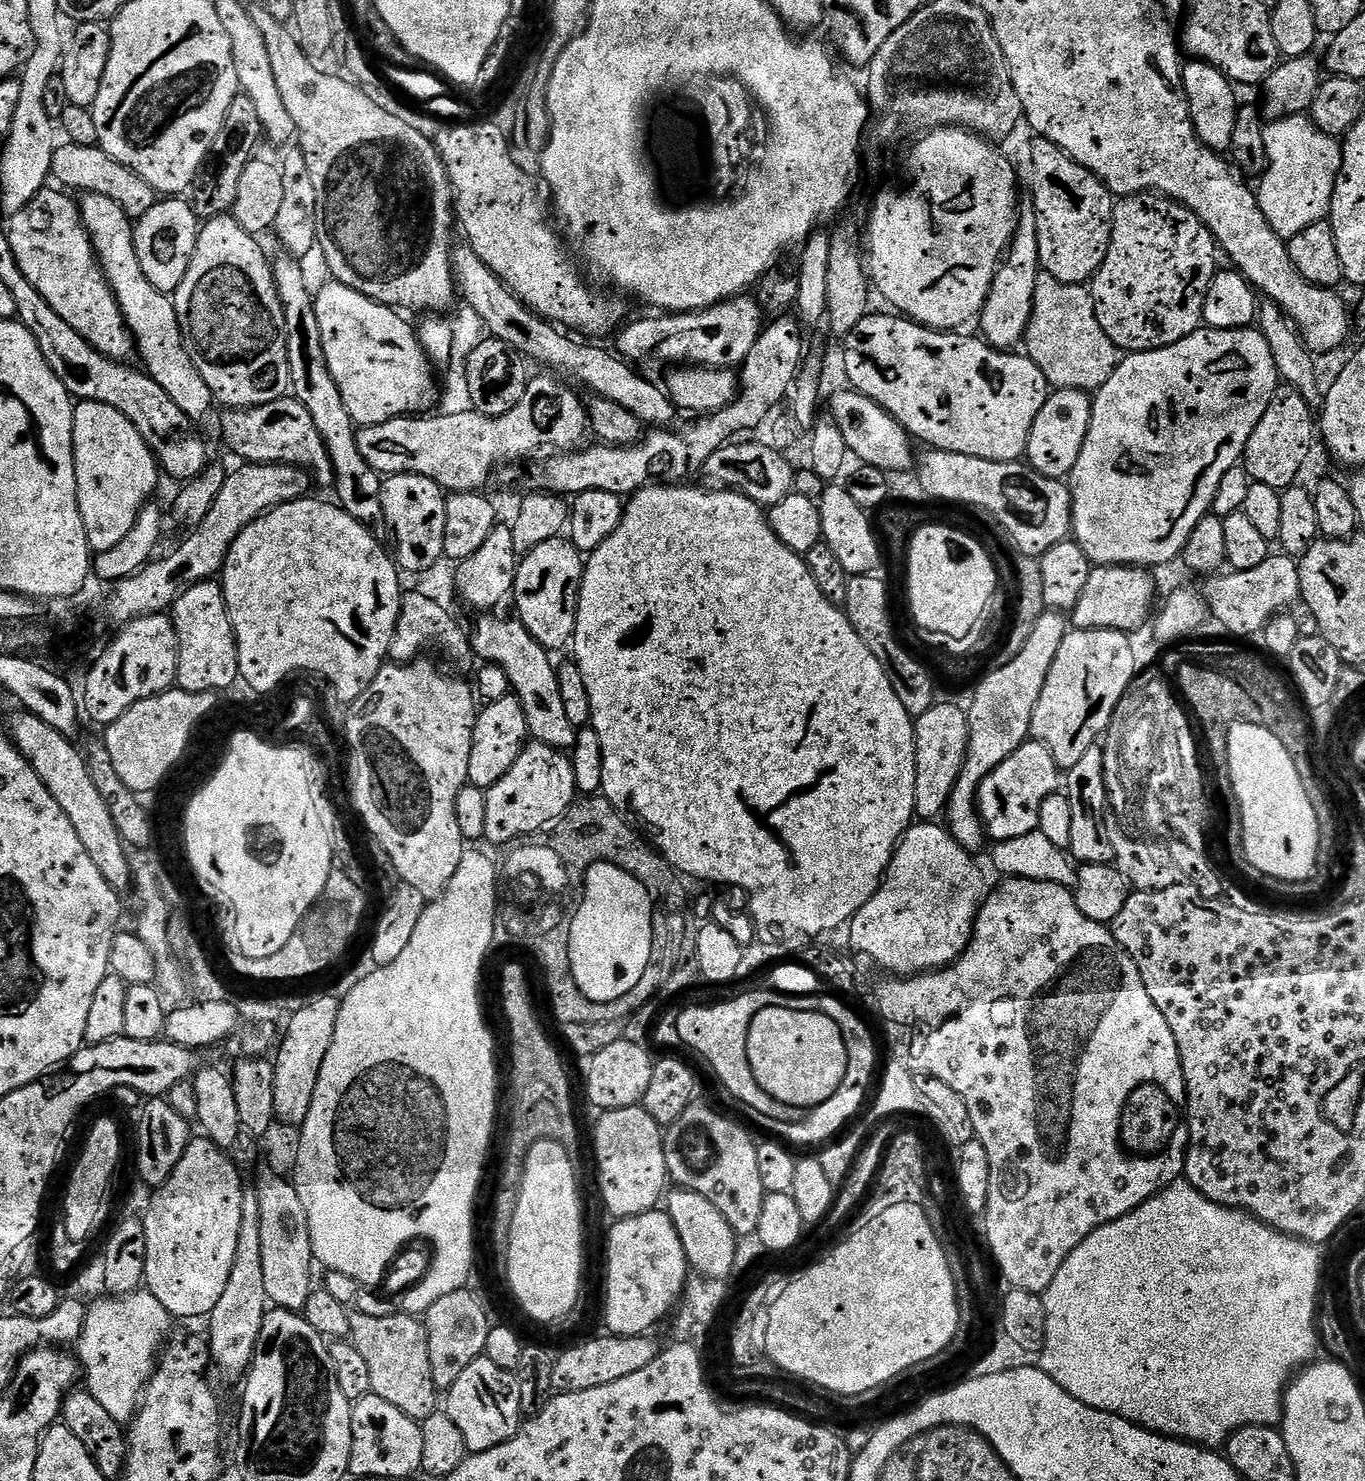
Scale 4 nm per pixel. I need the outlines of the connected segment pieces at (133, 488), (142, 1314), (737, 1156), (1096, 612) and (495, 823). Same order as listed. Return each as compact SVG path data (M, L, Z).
M79 401L72 413L72 445L74 446L74 466L76 467L76 493L78 506L82 514L82 522L86 526L88 547L99 554L118 546L126 534L134 526L138 514L145 504L153 499L156 483L162 480L162 469L156 462L156 455L150 446L138 434L134 422L126 418L114 406L106 406L102 402Z
M146 1290L133 1292L128 1296L109 1297L90 1304L85 1311L82 1334L78 1341L78 1364L82 1369L82 1376L88 1379L86 1391L110 1414L110 1418L117 1420L122 1426L127 1425L140 1407L142 1393L148 1386L148 1379L156 1371L156 1365L162 1355L168 1335L172 1332L174 1318L169 1311Z
M693 1102L689 1108L682 1110L682 1118L667 1125L664 1132L664 1149L666 1150L666 1166L669 1181L676 1188L685 1188L687 1192L702 1194L730 1222L737 1237L755 1237L758 1221L762 1215L762 1202L766 1195L762 1186L762 1174L758 1174L757 1141L748 1137L744 1128L739 1128L732 1120L727 1120L720 1112L715 1112L708 1104Z
M1105 564L1093 567L1086 590L1078 598L1078 606L1072 608L1070 624L1073 629L1094 630L1109 628L1115 632L1135 633L1151 617L1156 601L1156 584L1149 569L1127 564Z
M529 742L504 777L484 793L487 843L501 846L531 832L543 832L567 813L577 799L572 757L567 751Z

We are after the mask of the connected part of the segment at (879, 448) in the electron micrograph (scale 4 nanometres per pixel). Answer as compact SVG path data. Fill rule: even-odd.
M855 390L847 391L840 392L833 398L830 415L837 426L841 428L845 442L848 444L849 453L853 457L856 455L860 459L861 465L877 468L889 474L908 472L911 468L913 471L913 437L909 436L905 428L885 408L878 406L878 402L866 398L862 393Z

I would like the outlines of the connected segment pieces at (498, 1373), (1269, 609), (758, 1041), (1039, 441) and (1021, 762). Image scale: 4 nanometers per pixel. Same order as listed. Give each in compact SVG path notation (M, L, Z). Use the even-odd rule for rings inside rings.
M486 1355L480 1356L466 1370L462 1370L458 1382L447 1389L448 1405L446 1411L449 1418L458 1426L462 1438L466 1438L469 1453L494 1450L494 1446L502 1446L514 1434L520 1431L522 1413L520 1411L520 1391L515 1372L502 1370L502 1366L494 1366Z
M1269 554L1262 566L1254 570L1213 574L1203 581L1202 595L1213 621L1217 620L1232 636L1252 636L1263 633L1275 616L1287 613L1292 603L1300 600L1300 570L1293 557Z
M762 1010L750 1026L748 1057L758 1086L778 1102L797 1110L812 1110L826 1102L848 1073L844 1036L833 1020L817 1012Z
M1056 390L1049 395L1046 406L1038 410L1038 418L1034 418L1034 426L1030 430L1026 460L1038 474L1049 476L1052 480L1064 480L1072 475L1074 462L1078 462L1078 454L1082 454L1082 446L1086 442L1086 434L1090 430L1090 414L1092 413L1092 396L1082 390Z
M1025 742L1018 750L1014 750L1014 754L1010 754L1010 758L1006 758L1006 762L1002 762L1002 766L995 768L980 784L978 803L980 805L980 819L984 821L985 833L991 839L993 836L993 841L999 842L1010 838L1022 838L1022 834L1037 831L1038 810L1042 806L1042 802L1046 802L1049 794L1057 791L1061 784L1062 772L1056 767L1050 750L1044 744Z

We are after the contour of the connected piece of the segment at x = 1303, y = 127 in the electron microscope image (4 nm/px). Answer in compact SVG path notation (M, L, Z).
M1304 114L1265 123L1264 134L1268 169L1258 180L1256 201L1270 222L1270 230L1287 242L1294 234L1302 234L1306 226L1329 219L1344 150L1337 137L1326 134Z

